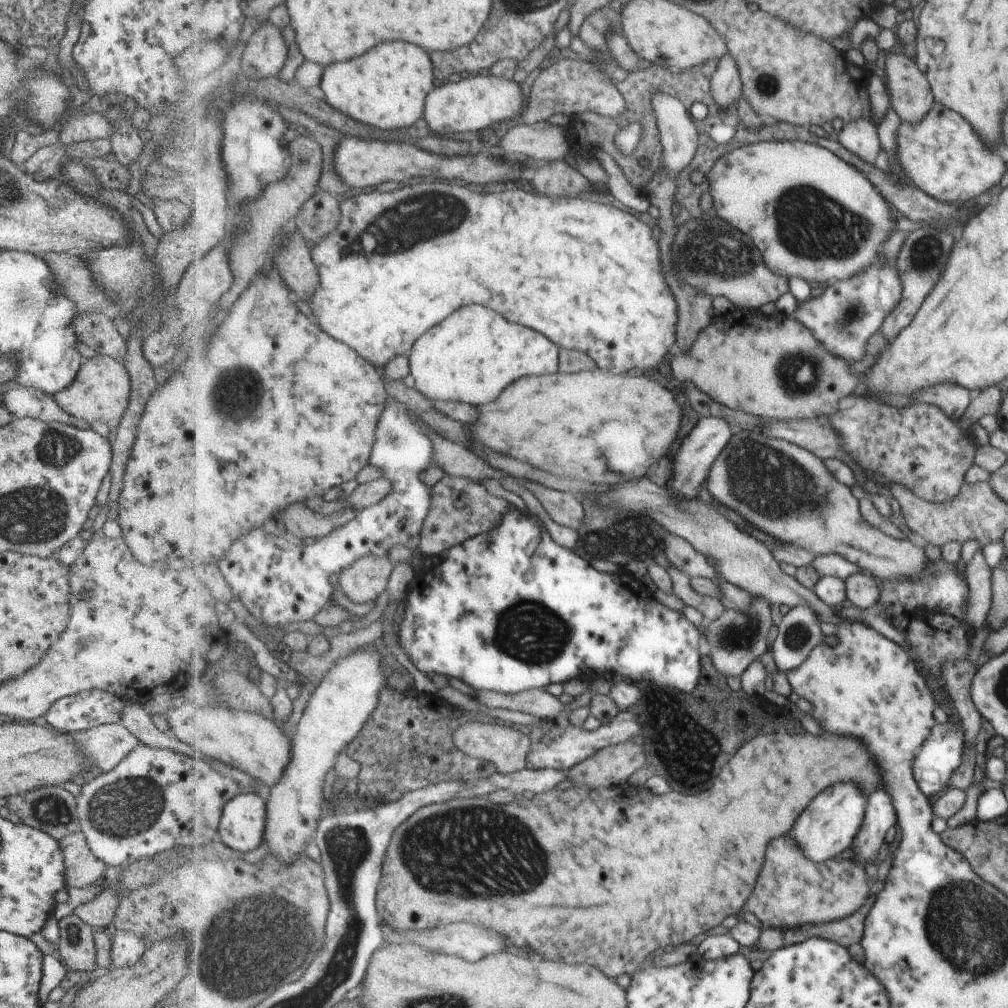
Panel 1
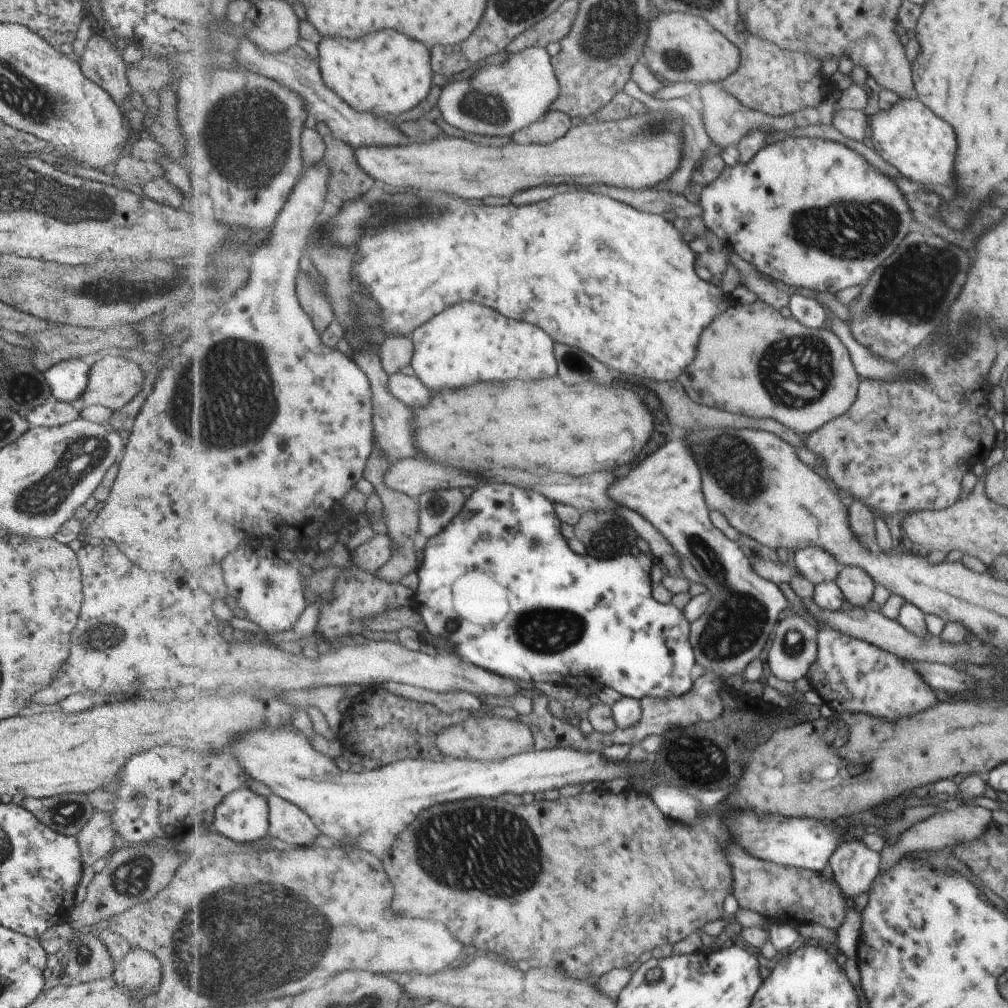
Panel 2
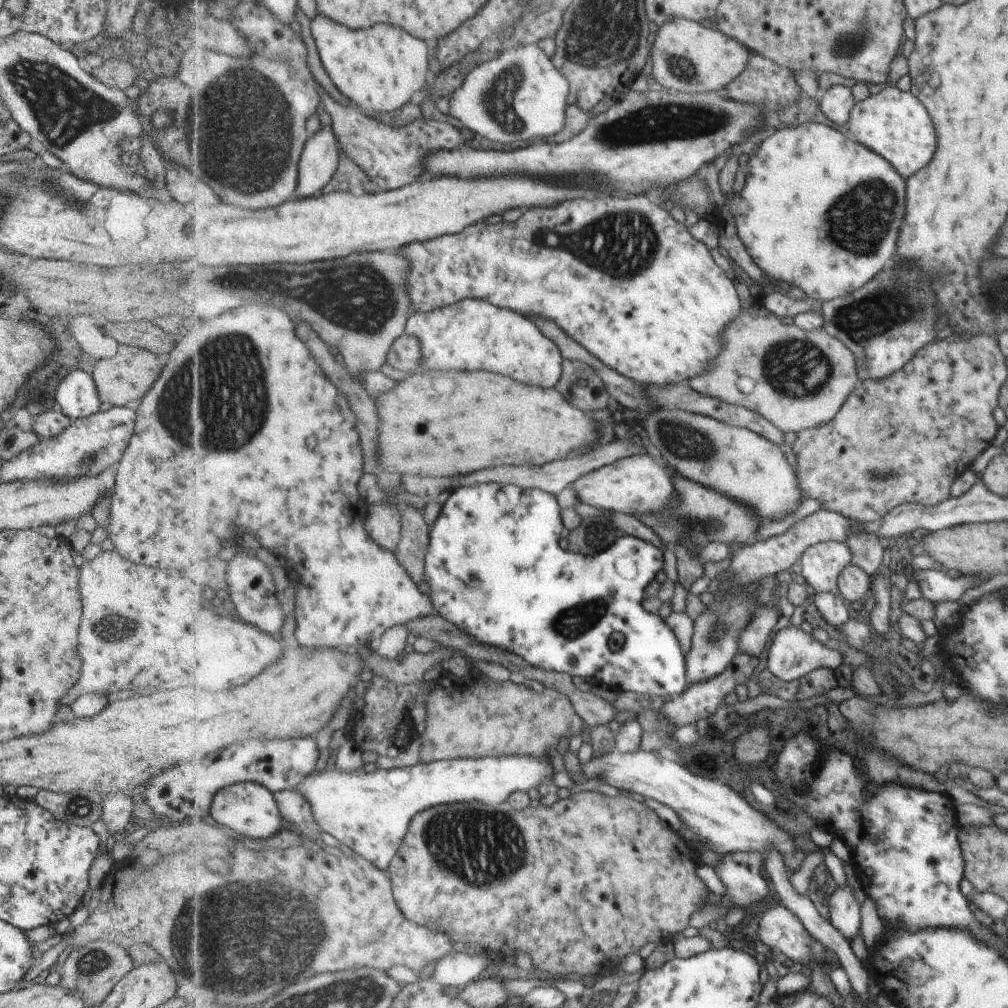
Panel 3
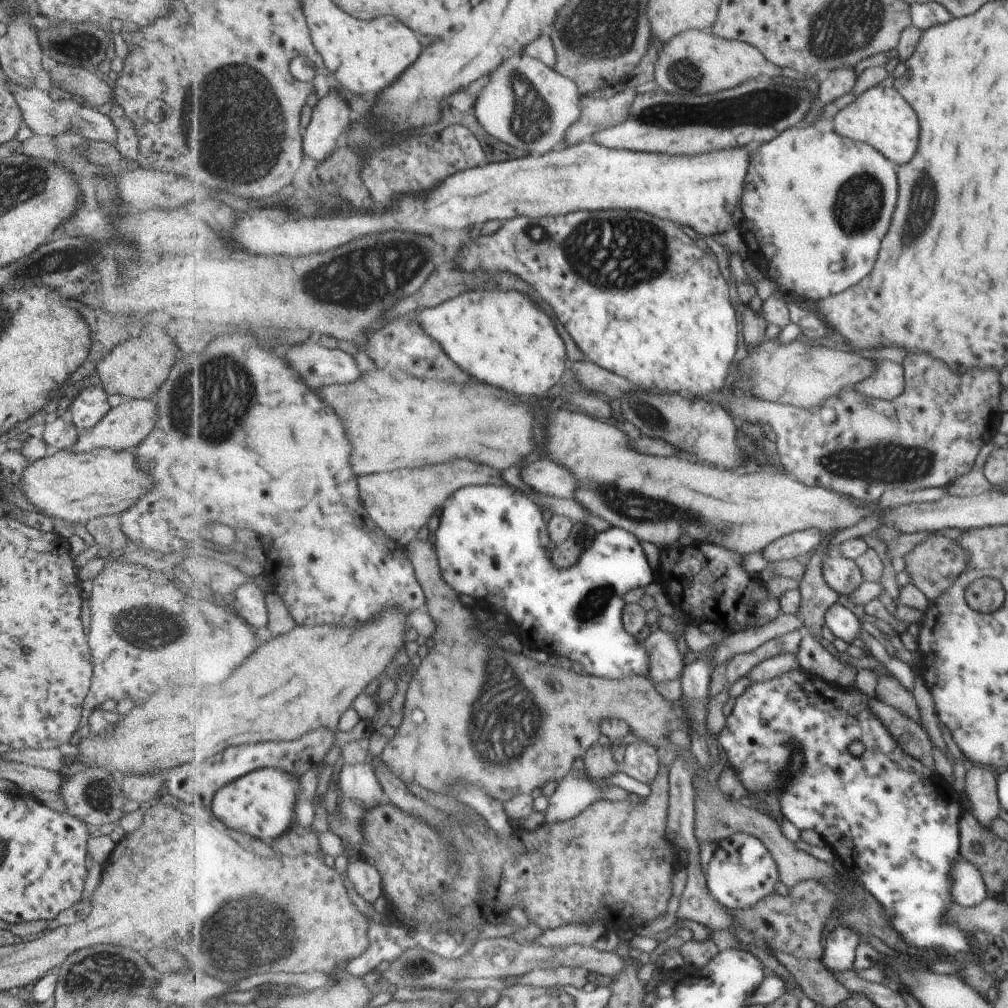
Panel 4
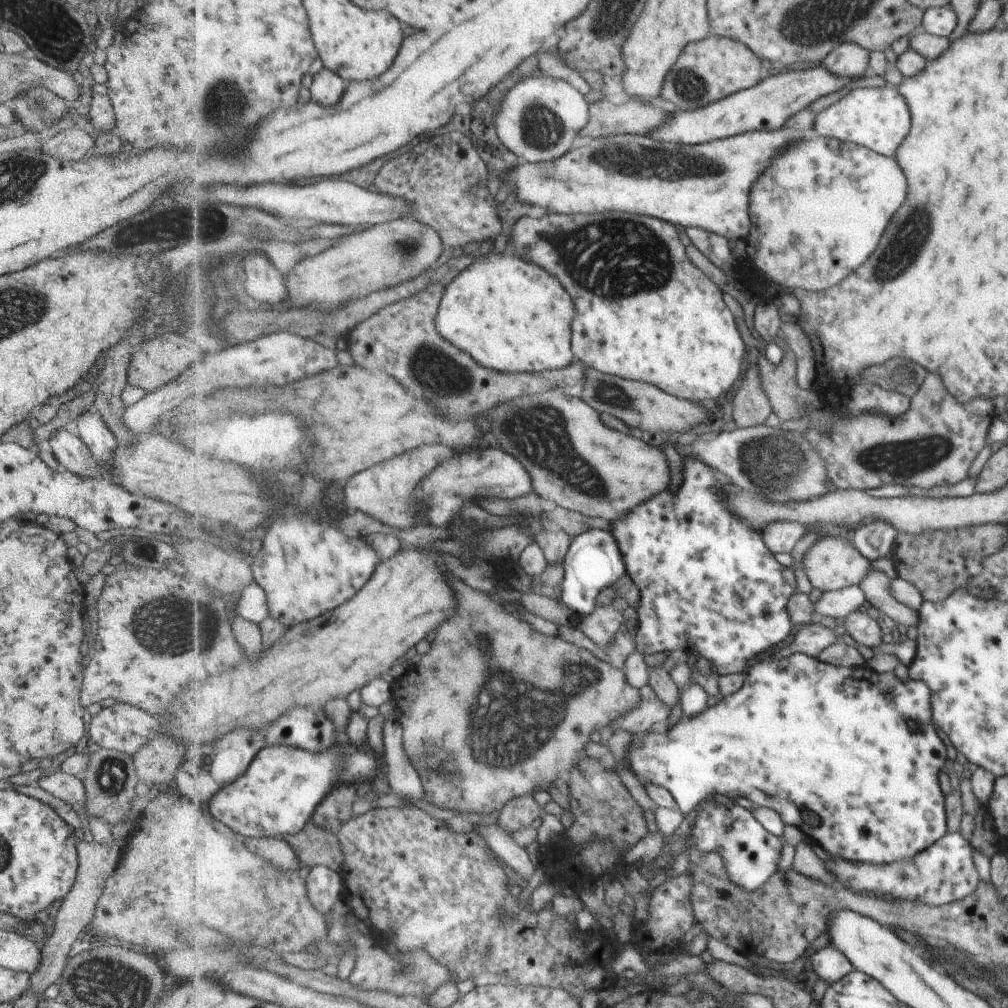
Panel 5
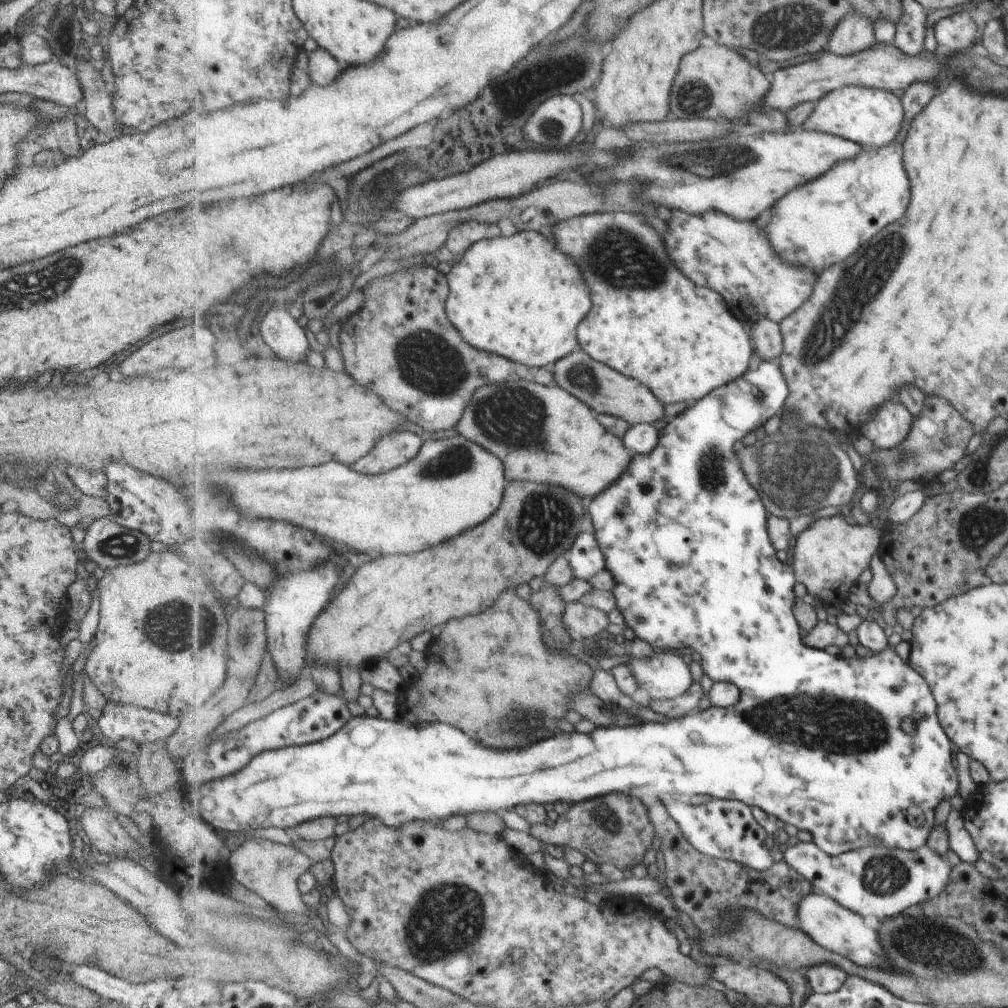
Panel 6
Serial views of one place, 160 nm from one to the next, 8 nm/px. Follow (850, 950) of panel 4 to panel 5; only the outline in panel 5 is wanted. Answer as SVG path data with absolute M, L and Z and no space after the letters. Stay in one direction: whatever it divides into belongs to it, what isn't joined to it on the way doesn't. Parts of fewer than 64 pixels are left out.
M832 944L812 953L808 959L808 966L812 970L812 978L821 978L829 985L843 980L843 977L856 969L853 963Z

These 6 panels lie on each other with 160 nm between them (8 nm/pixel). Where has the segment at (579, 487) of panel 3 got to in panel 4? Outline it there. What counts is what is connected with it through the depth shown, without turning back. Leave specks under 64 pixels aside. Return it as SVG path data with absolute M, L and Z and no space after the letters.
M537 458L537 462L533 460L529 466L523 468L521 476L525 484L541 495L571 499L577 492L576 478L566 468L549 458Z

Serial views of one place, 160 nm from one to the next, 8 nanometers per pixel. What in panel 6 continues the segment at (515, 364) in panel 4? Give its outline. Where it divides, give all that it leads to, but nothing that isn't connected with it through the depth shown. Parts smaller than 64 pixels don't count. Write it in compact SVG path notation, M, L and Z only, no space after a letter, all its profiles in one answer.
M519 231L510 237L483 239L466 250L447 275L450 281L447 314L471 346L528 367L552 367L579 348L577 326L591 312L591 288L577 262L559 250L553 236Z

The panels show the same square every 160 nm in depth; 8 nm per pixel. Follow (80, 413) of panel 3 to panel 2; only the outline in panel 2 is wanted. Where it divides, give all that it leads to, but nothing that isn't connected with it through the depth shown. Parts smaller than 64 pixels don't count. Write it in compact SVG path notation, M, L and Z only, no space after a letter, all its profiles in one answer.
M68 359L43 372L51 399L77 406L87 384L89 368L90 361L86 359Z

